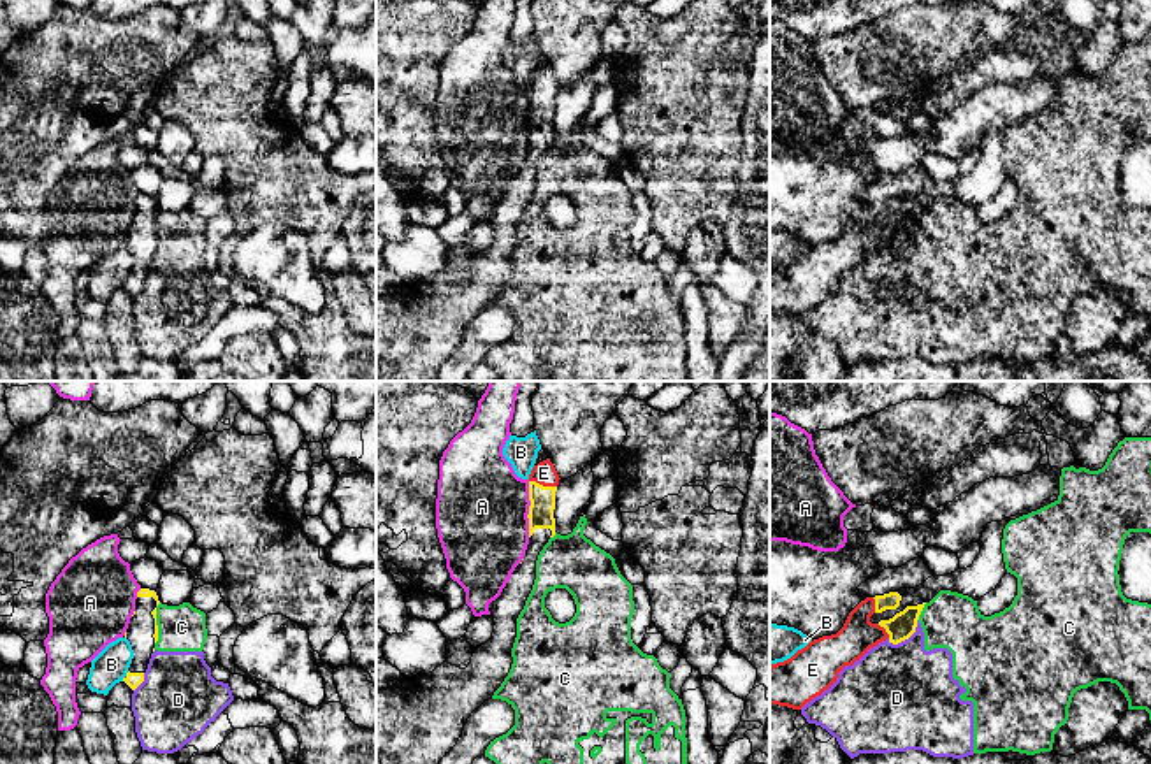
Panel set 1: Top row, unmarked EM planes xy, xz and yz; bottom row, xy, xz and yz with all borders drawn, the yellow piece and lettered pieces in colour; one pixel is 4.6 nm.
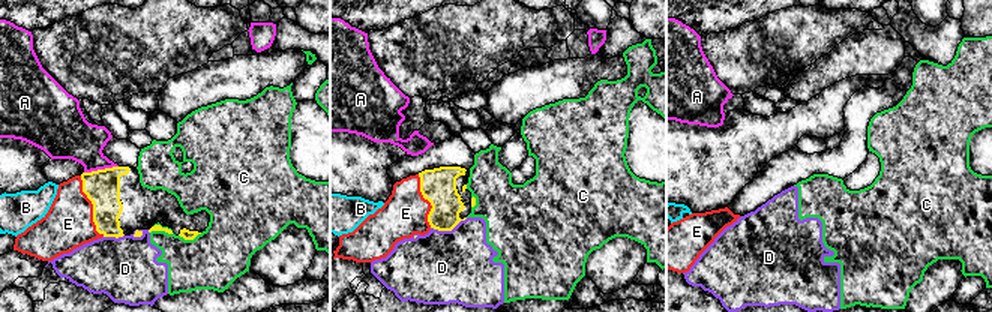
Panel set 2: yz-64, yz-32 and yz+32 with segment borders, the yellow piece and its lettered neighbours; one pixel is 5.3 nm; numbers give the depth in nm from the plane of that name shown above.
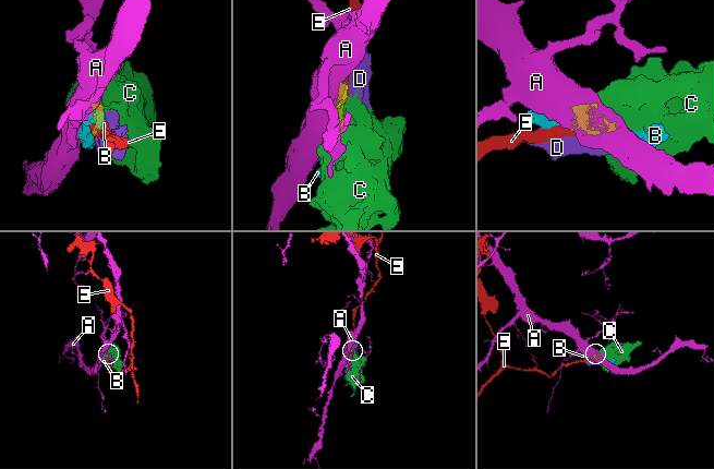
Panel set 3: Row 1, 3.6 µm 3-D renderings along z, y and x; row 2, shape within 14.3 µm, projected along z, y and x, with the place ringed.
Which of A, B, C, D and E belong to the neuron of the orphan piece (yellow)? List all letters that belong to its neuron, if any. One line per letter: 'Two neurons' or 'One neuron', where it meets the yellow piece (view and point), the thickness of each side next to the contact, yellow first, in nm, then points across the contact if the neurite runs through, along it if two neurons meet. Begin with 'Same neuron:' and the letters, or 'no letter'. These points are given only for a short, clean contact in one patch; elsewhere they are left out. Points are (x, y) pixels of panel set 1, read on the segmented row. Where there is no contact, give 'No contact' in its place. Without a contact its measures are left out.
Same neuron: E
A: Two neurons. Touches yellow at xz (529, 510). Thickness 110 nm (yellow) against 420 nm. Boundary: xz (528, 482), (529, 536)
B: Two neurons. Touches yellow at xy (123, 678). Thickness 70 nm (yellow) against 160 nm
C: Two neurons. Touches yellow at yz (921, 610). Thickness 120 nm (yellow) against 260 nm
D: Two neurons. Touches yellow at yz (907, 638). Thickness 120 nm (yellow) against 440 nm
E: One neuron. Touches yellow at xz (542, 485). Thickness 110 nm (yellow) against 100 nm

